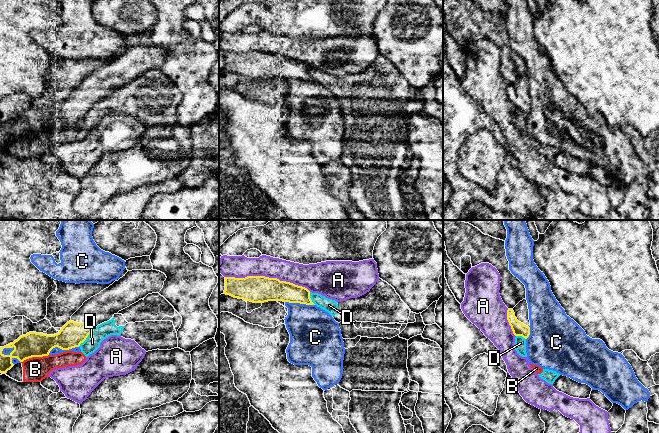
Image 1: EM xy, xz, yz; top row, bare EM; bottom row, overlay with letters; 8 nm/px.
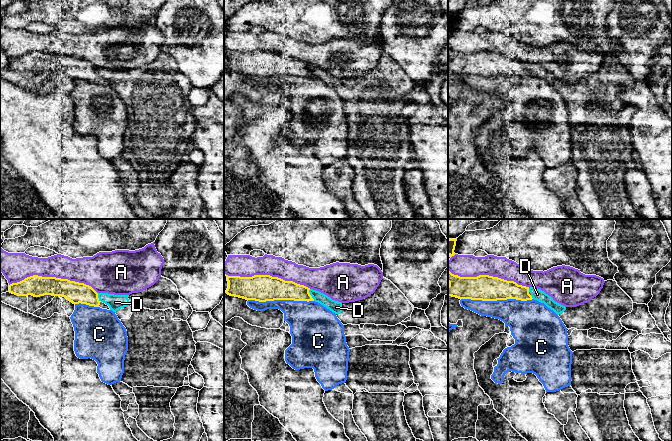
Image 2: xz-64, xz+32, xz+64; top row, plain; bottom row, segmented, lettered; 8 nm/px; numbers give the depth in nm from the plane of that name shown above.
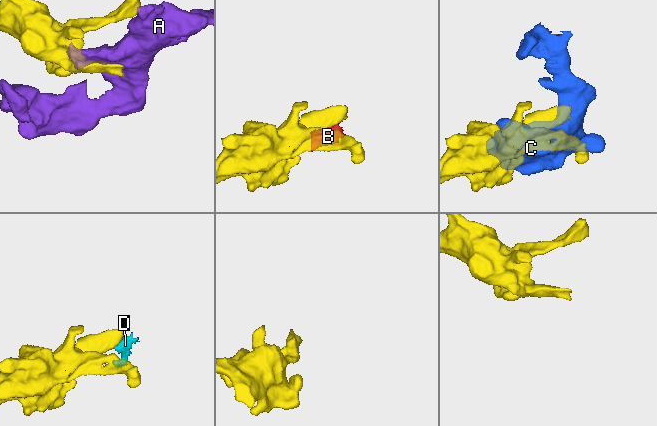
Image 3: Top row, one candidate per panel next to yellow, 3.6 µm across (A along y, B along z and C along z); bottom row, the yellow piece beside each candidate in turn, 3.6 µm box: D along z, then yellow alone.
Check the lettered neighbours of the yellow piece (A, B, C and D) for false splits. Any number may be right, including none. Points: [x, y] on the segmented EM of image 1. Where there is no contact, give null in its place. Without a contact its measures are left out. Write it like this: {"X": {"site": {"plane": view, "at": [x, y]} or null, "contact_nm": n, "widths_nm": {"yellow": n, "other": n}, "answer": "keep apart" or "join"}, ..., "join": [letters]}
{"A": {"site": {"plane": "xz", "at": [268, 277]}, "contact_nm": 700, "widths_nm": {"yellow": 220, "other": 180}, "answer": "keep apart"}, "B": {"site": {"plane": "xy", "at": [34, 356]}, "contact_nm": 240, "widths_nm": {"yellow": 200, "other": 200}, "answer": "keep apart"}, "C": {"site": {"plane": "xy", "at": [62, 349]}, "contact_nm": 260, "widths_nm": {"yellow": 200, "other": 60}, "answer": "keep apart"}, "D": {"site": {"plane": "xy", "at": [87, 336]}, "contact_nm": 200, "widths_nm": {"yellow": 200, "other": 120}, "answer": "keep apart"}, "join": []}

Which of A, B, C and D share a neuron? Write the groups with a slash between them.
A / B D / C

